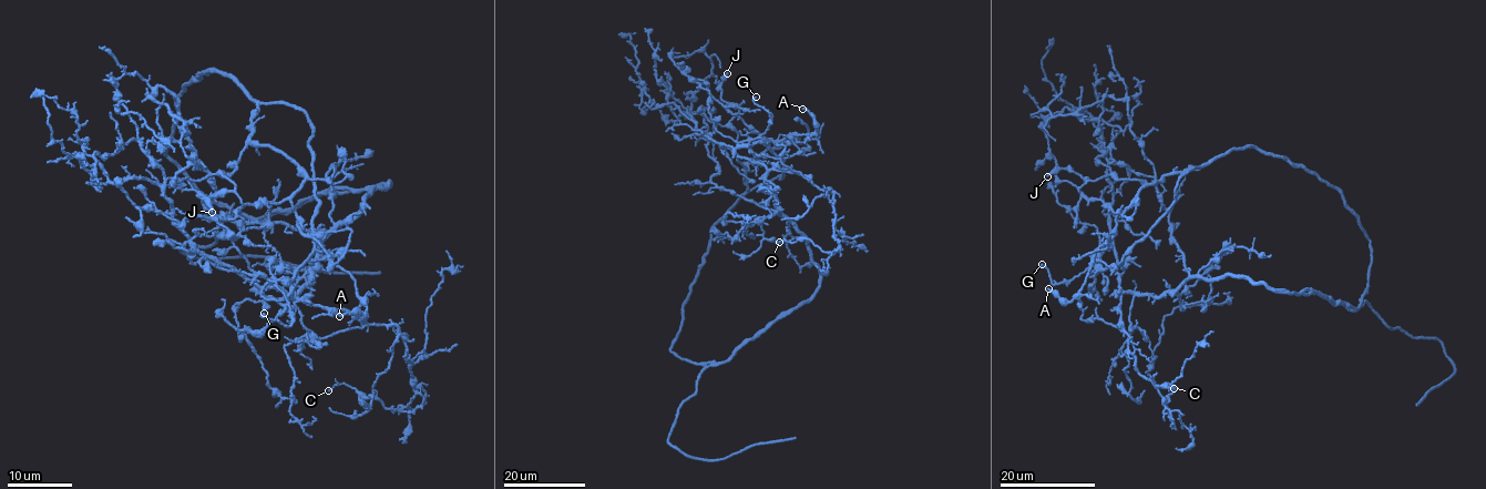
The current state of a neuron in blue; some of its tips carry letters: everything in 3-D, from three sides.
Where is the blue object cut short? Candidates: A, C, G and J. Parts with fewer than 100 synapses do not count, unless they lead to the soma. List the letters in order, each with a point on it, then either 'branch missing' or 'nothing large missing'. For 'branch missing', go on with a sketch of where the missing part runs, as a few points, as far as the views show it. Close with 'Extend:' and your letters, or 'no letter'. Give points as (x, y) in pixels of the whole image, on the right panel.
A: place (1048, 288); nothing large missing
C: place (1174, 388); nothing large missing
G: place (1042, 264); nothing large missing
J: place (1047, 176); nothing large missing
Extend: no letter

